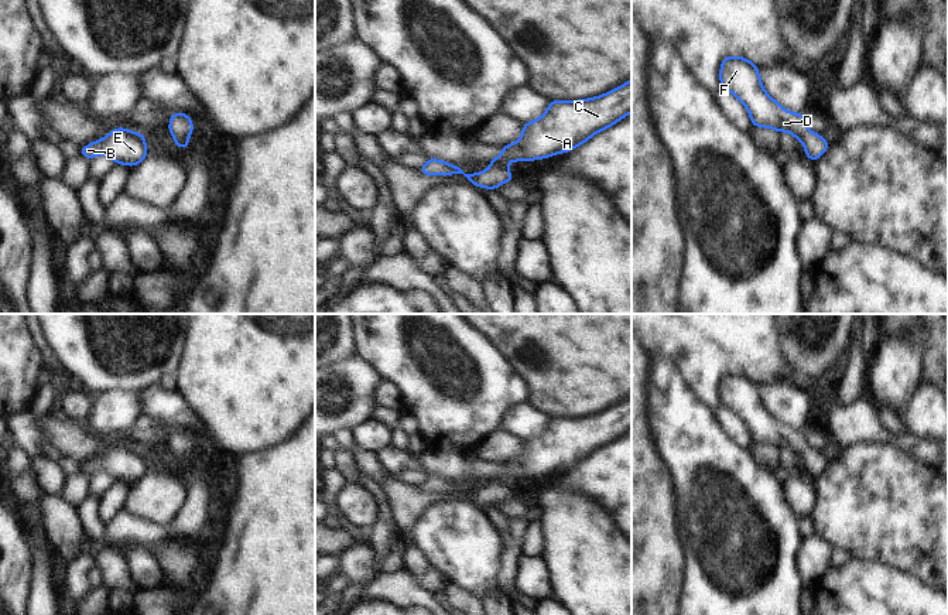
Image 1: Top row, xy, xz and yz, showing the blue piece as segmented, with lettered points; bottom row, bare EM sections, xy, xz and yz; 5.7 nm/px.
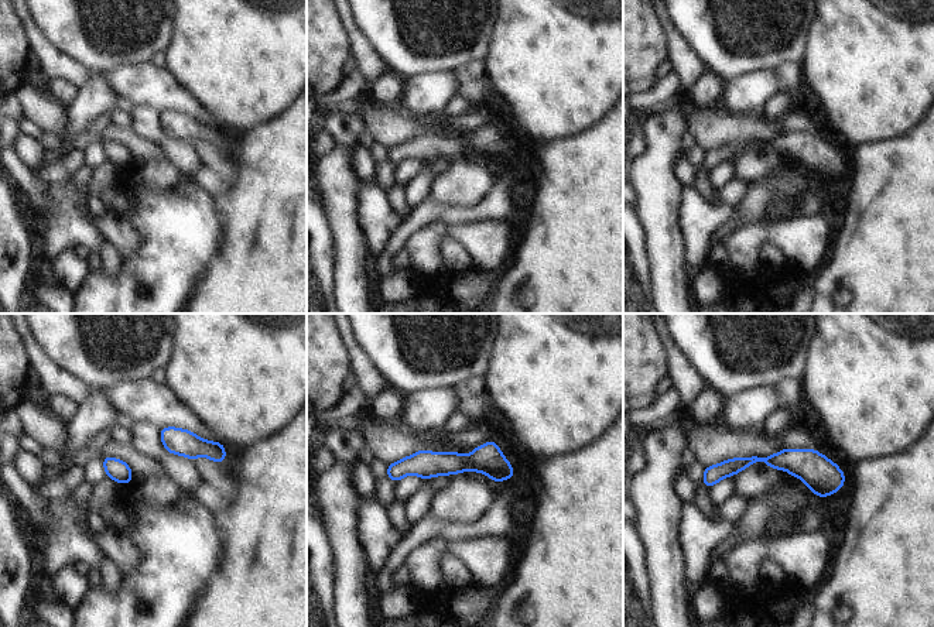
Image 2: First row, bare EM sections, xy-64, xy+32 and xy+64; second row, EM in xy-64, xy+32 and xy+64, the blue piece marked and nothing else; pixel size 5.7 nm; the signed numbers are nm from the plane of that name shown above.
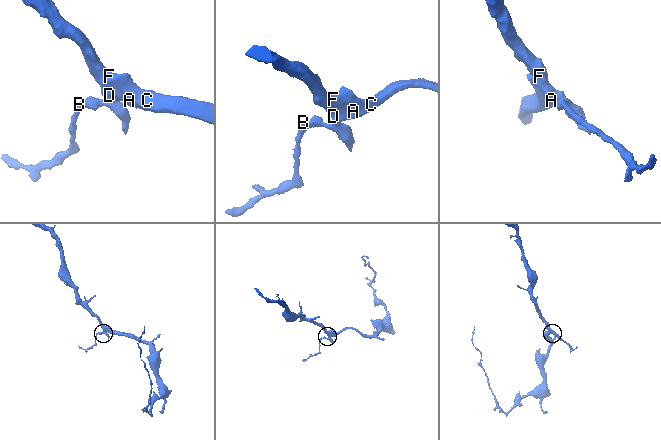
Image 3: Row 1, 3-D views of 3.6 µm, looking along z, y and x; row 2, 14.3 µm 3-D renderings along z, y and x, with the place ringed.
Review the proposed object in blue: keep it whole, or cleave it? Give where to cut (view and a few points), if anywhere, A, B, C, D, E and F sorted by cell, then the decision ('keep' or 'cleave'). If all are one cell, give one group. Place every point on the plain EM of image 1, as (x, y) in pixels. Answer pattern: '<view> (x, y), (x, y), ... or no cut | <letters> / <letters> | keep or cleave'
no cut | A B C D E F | keep

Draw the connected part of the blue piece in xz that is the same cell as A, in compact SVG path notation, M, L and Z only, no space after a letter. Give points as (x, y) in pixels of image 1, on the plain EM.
M632 396L598 414L585 417L551 417L545 430L533 438L523 441L519 458L503 462L499 474L490 484L479 491L465 489L461 484L437 475L418 486L424 492L461 491L480 505L496 505L513 498L506 485L510 478L527 478L547 475L558 469L568 469L588 458L632 428Z

